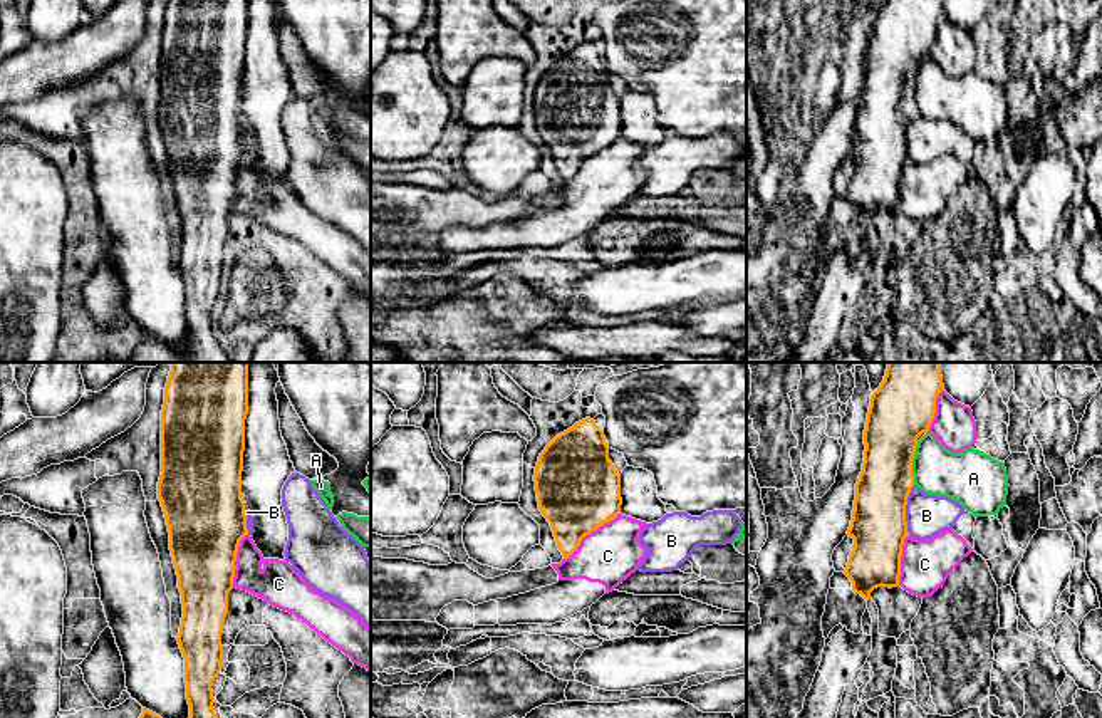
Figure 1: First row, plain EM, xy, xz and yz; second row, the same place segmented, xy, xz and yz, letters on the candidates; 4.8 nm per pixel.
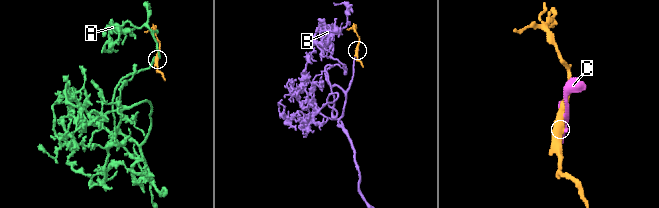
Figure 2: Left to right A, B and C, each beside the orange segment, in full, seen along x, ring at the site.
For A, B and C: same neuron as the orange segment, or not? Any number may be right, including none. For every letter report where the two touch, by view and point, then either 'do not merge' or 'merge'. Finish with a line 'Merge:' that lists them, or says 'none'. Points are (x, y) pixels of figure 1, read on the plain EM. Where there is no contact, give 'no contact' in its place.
A: yz (911, 88) | do not merge
B: yz (904, 135) | do not merge
C: xz (589, 156) | do not merge
Merge: none

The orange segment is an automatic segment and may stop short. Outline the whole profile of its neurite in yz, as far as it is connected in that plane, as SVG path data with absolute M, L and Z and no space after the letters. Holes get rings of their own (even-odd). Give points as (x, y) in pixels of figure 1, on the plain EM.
M884 0L871 20L864 54L864 87L855 107L855 124L847 159L854 163L844 198L852 215L865 225L877 211L897 211L904 163L909 161L906 129L914 111L912 82L917 62L929 55L936 22L944 13L943 0Z

